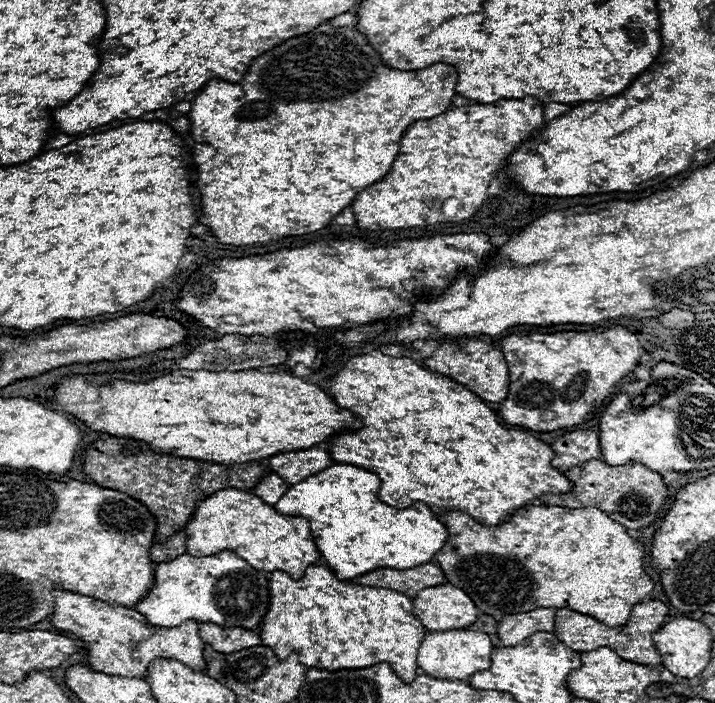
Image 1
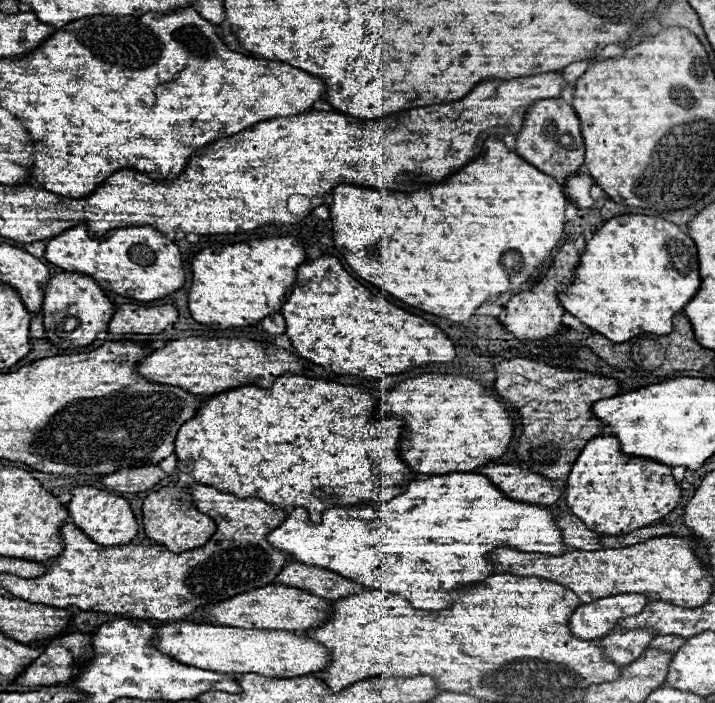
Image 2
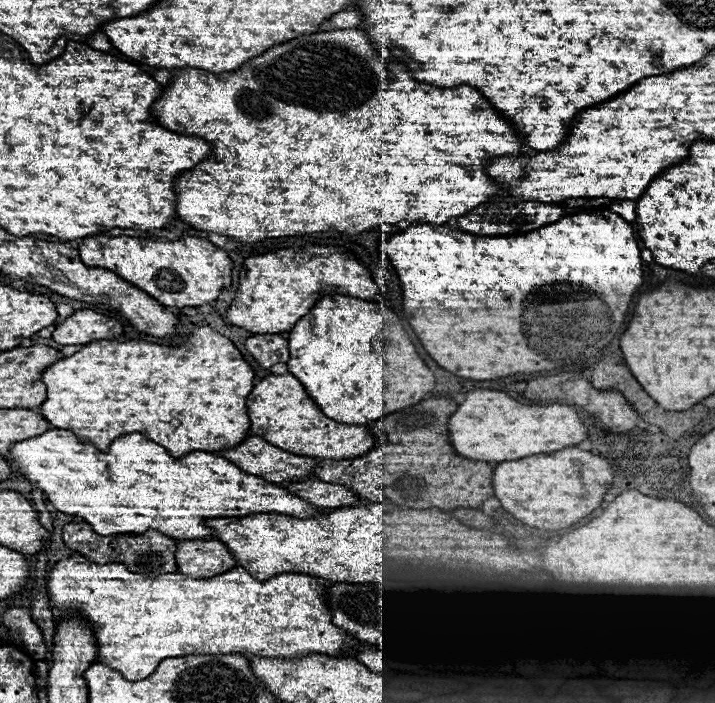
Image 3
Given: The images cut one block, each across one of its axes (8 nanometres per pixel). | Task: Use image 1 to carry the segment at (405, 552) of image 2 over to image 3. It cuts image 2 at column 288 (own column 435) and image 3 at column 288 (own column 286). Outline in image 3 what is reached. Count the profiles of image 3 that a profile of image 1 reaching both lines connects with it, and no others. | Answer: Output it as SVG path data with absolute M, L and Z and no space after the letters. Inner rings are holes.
M56 428L56 430L44 432L44 434L36 436L36 438L30 438L30 440L24 440L24 442L14 444L14 446L12 446L12 458L10 458L8 462L10 462L12 466L20 468L22 474L24 474L34 486L42 488L44 494L48 496L48 500L54 504L54 508L56 508L58 512L62 512L62 514L72 514L72 516L80 516L80 518L84 518L84 520L92 526L94 532L106 534L106 536L110 536L110 534L146 534L148 530L156 530L156 532L166 534L166 536L170 536L170 538L174 538L174 540L206 540L206 538L214 538L212 528L206 526L206 520L210 520L210 518L244 518L244 516L250 516L250 514L288 514L288 516L296 516L296 518L306 518L306 516L320 516L322 512L326 512L324 508L318 508L318 506L314 506L314 504L310 504L310 502L306 502L306 500L300 500L298 496L290 494L290 492L288 492L284 486L280 486L280 484L274 484L274 482L268 482L268 480L264 480L264 478L246 474L246 472L240 470L234 462L230 462L230 460L226 460L226 458L222 458L222 456L218 456L218 454L192 452L192 454L188 454L186 458L180 458L180 460L178 460L178 458L172 458L172 456L168 454L168 450L162 448L160 444L152 444L152 442L144 440L142 434L132 434L132 436L118 438L118 440L110 446L108 452L102 452L102 450L98 450L94 444L82 442L76 434L72 434L72 432L68 432L68 430Z

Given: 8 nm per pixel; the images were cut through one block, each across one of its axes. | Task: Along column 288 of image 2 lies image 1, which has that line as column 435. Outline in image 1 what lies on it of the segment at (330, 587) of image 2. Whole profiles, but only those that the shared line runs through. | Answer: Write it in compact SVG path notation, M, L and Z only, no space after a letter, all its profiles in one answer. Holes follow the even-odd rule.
M430 562L430 564L422 564L418 568L410 568L410 570L380 568L380 570L364 574L364 576L358 576L352 582L376 586L376 588L390 588L390 590L402 592L406 596L416 596L422 588L430 588L434 584L444 584L446 576L438 564Z

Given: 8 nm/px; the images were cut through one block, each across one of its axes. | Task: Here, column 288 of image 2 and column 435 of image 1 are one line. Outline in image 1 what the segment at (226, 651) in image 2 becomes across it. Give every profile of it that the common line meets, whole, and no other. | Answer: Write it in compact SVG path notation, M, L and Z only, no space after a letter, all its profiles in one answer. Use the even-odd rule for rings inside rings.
M446 630L446 632L428 632L420 644L418 666L424 674L440 680L466 680L474 672L490 668L490 654L494 644L488 634L474 630Z

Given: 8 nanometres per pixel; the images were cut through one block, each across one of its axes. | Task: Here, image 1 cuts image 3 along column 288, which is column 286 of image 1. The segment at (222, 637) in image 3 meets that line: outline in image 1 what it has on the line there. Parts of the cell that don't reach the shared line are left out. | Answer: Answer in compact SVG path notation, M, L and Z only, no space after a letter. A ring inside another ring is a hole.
M310 566L302 580L292 580L280 570L270 574L270 608L258 634L262 644L270 646L280 660L295 652L304 666L330 672L388 662L402 680L412 682L418 674L416 654L426 628L414 616L408 596L388 588L342 582L330 568Z

